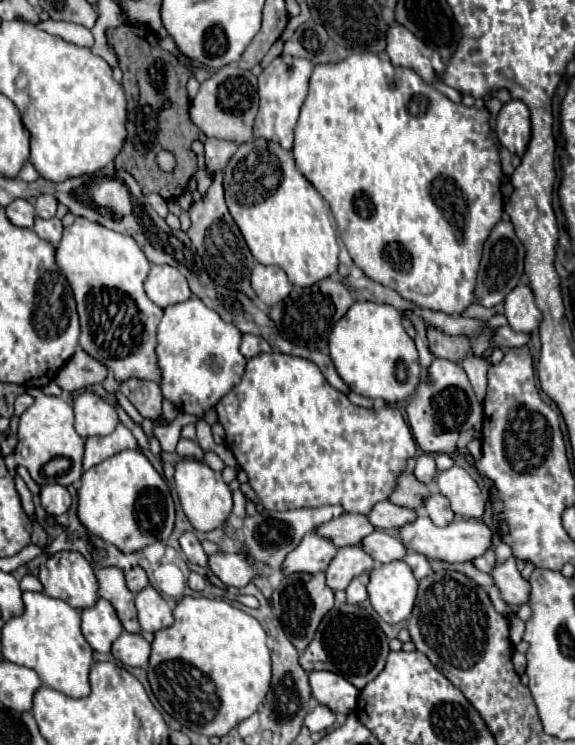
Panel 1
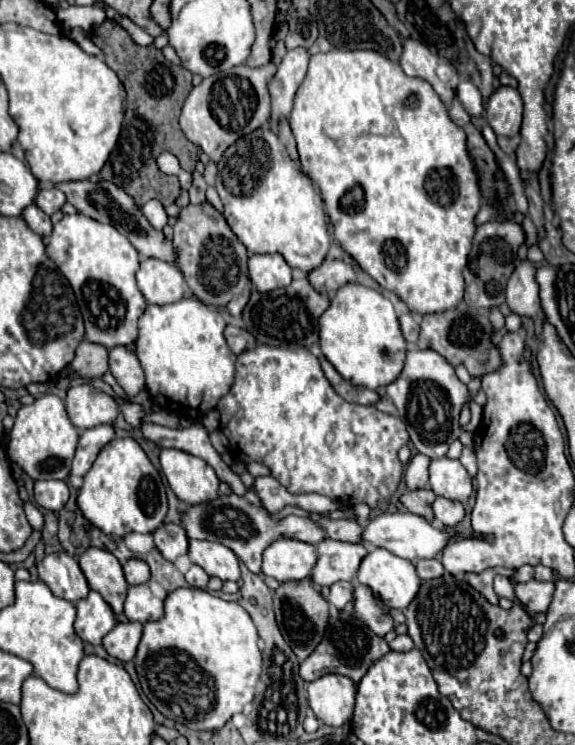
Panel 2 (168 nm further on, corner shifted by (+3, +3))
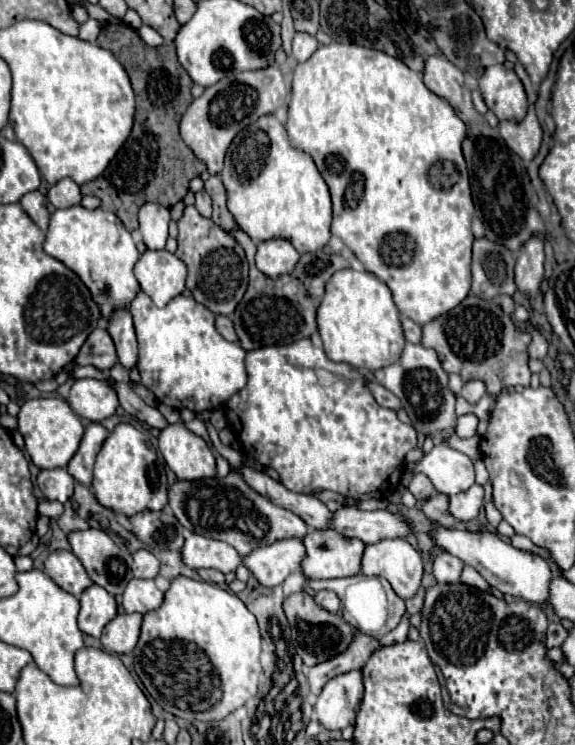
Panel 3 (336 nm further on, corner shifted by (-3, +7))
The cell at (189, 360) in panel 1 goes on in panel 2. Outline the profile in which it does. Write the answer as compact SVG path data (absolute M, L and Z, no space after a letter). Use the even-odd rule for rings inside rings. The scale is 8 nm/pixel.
M195 297L179 299L169 305L147 305L145 313L137 321L137 327L139 337L135 341L135 355L145 371L145 387L157 407L175 415L201 419L223 395L229 393L235 377L237 355L227 347L223 337L225 319L219 311L215 311L215 307L203 307L203 303Z

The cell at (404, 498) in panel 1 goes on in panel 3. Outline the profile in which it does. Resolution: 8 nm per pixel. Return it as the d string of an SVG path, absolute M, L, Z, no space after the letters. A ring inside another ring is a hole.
M433 493L427 501L421 503L421 511L423 511L431 521L435 521L435 523L439 523L439 525L443 525L443 527L451 527L451 525L455 523L455 519L451 517L447 505L449 505L447 495Z

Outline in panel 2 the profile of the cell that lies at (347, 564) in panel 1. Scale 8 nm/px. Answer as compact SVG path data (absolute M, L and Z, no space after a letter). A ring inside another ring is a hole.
M323 539L317 545L317 563L311 571L311 581L321 587L329 587L337 581L353 581L365 555L367 549L363 543Z

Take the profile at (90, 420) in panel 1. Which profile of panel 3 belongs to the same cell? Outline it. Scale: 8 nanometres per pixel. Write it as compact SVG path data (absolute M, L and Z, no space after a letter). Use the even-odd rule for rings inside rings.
M77 379L67 397L71 409L87 421L103 421L119 407L117 393L97 379Z

